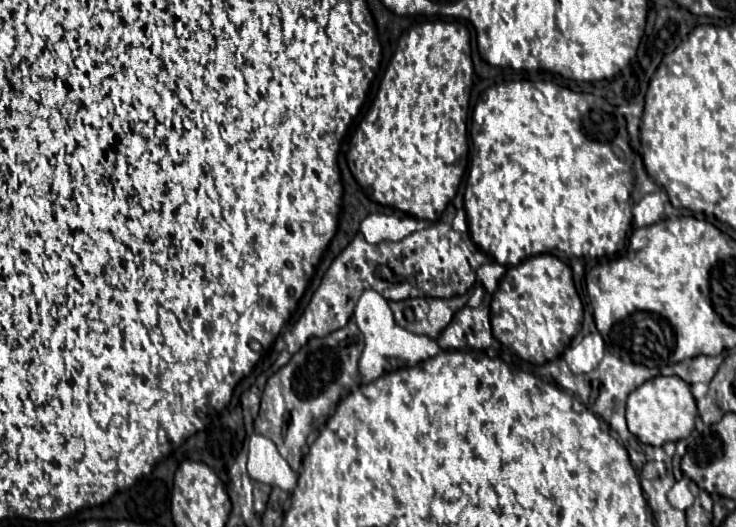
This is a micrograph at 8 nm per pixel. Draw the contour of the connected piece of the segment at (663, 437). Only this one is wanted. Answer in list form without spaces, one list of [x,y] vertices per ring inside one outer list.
[[[656,376],[636,388],[626,406],[628,430],[648,446],[664,446],[666,442],[676,442],[688,438],[696,422],[696,400],[690,386],[678,376]]]

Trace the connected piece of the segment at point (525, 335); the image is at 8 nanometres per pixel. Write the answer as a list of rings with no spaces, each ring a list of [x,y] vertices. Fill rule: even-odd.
[[[538,254],[518,266],[508,268],[498,284],[498,290],[492,294],[490,320],[494,336],[504,346],[514,350],[522,360],[528,360],[532,364],[544,364],[544,360],[554,360],[562,356],[564,348],[570,344],[582,324],[582,302],[572,282],[572,270],[568,268],[568,264],[564,264],[552,254]]]

